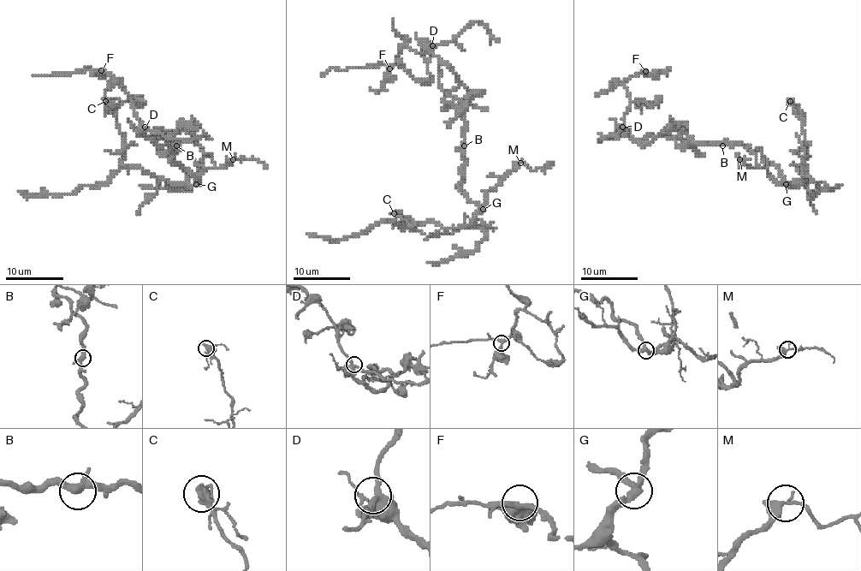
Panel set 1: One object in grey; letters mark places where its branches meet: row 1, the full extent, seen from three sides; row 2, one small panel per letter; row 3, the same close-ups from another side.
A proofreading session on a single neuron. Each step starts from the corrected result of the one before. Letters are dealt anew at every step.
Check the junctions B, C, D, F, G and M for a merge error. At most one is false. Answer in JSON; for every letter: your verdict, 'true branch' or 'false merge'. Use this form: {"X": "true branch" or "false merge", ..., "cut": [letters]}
{"B": "true branch", "C": "true branch", "D": "true branch", "F": "true branch", "G": "true branch", "M": "true branch", "cut": []}

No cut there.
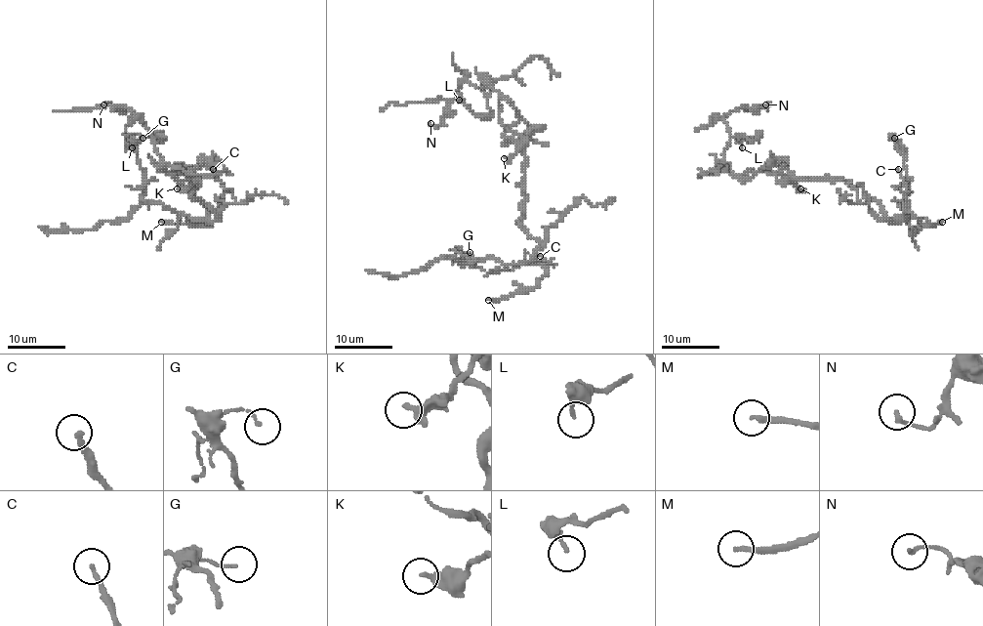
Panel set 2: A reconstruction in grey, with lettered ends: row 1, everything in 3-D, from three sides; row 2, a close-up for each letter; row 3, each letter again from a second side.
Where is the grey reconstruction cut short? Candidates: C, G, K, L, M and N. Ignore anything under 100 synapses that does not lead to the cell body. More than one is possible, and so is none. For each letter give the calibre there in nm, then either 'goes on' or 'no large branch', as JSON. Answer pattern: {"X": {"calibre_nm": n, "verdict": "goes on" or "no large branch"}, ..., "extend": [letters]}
{"C": {"calibre_nm": 200, "verdict": "no large branch"}, "G": {"calibre_nm": 110, "verdict": "no large branch"}, "K": {"calibre_nm": 280, "verdict": "no large branch"}, "L": {"calibre_nm": 160, "verdict": "no large branch"}, "M": {"calibre_nm": 180, "verdict": "goes on"}, "N": {"calibre_nm": 170, "verdict": "no large branch"}, "extend": ["M"]}

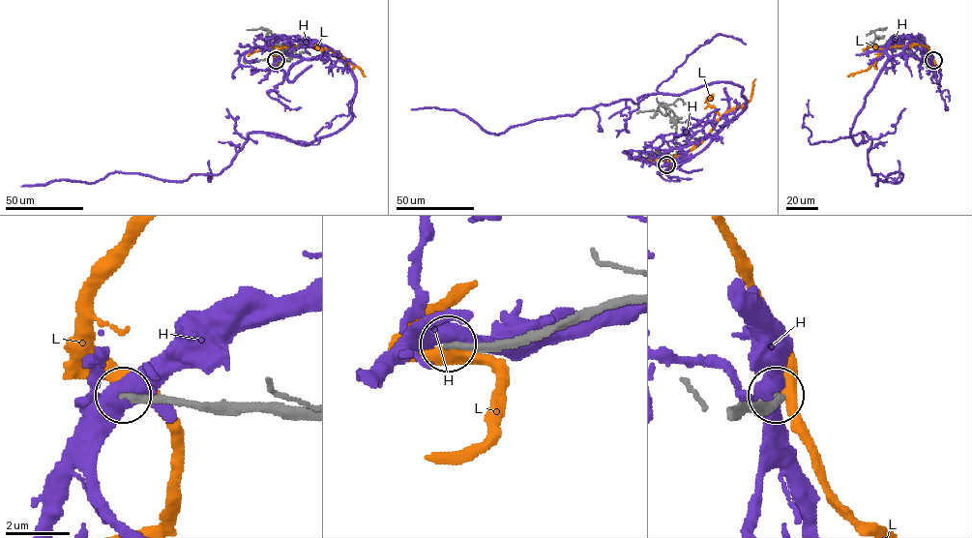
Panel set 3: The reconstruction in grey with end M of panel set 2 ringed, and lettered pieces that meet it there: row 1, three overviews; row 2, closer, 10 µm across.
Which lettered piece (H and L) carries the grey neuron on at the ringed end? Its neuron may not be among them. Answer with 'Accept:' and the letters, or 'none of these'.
Accept: none of these

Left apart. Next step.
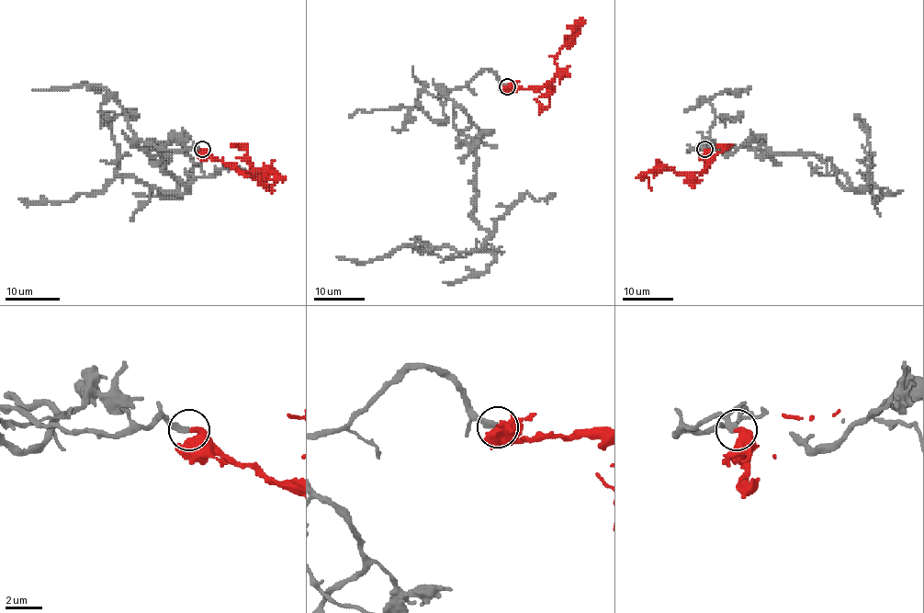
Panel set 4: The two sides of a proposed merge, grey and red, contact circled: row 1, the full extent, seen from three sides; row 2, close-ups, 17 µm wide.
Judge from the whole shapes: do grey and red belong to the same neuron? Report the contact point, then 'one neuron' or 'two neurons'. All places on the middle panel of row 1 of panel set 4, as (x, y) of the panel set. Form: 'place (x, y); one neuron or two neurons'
place (507, 86); one neuron

